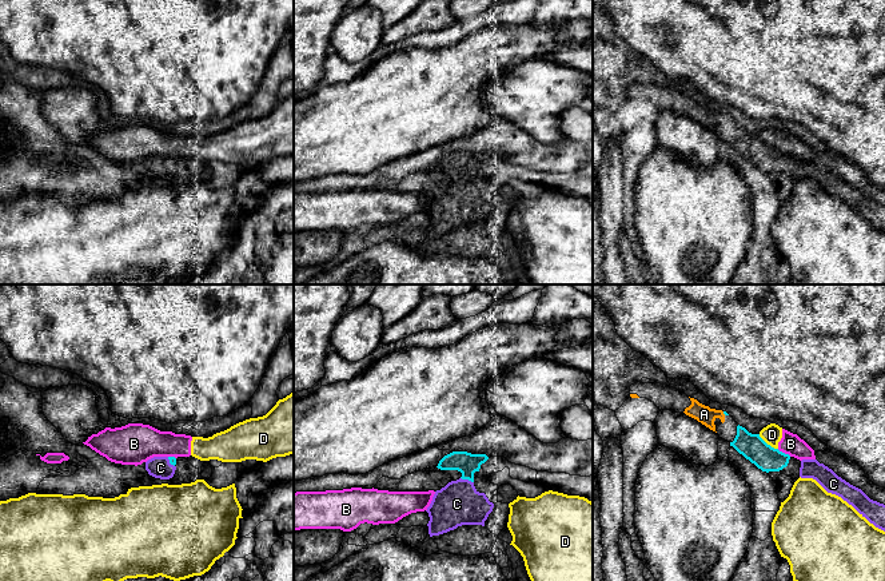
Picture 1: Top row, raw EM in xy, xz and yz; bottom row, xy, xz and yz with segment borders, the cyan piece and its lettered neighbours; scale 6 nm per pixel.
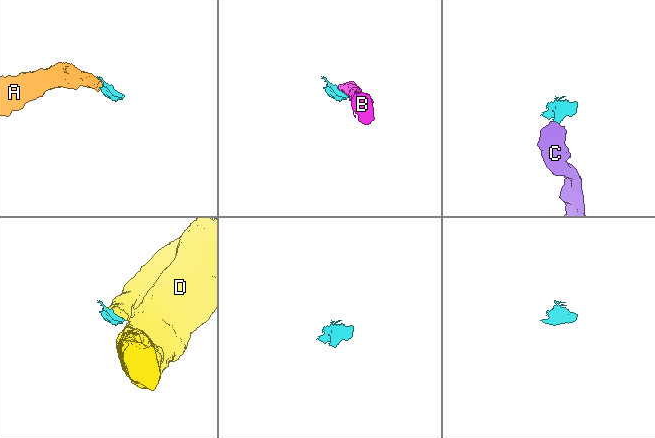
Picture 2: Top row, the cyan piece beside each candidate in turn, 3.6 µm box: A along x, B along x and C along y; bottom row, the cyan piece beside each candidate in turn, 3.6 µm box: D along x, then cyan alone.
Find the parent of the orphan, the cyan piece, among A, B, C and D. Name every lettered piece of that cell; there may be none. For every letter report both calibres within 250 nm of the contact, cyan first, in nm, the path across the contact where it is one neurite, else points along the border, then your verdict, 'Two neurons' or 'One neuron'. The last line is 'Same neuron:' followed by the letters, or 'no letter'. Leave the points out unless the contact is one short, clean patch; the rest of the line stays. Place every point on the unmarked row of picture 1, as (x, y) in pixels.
A: Thickness 20 nm (cyan) against 110 nm. One neuron
B: Thickness 160 nm (cyan) against 130 nm. Boundary: yz (777, 150), (790, 156). Two neurons
C: Thickness 140 nm (cyan) against 260 nm. Path across: xz (467, 164), (467, 179), (457, 205). One neuron
D: Thickness 160 nm (cyan) against 120 nm. Two neurons
Same neuron: A, C

